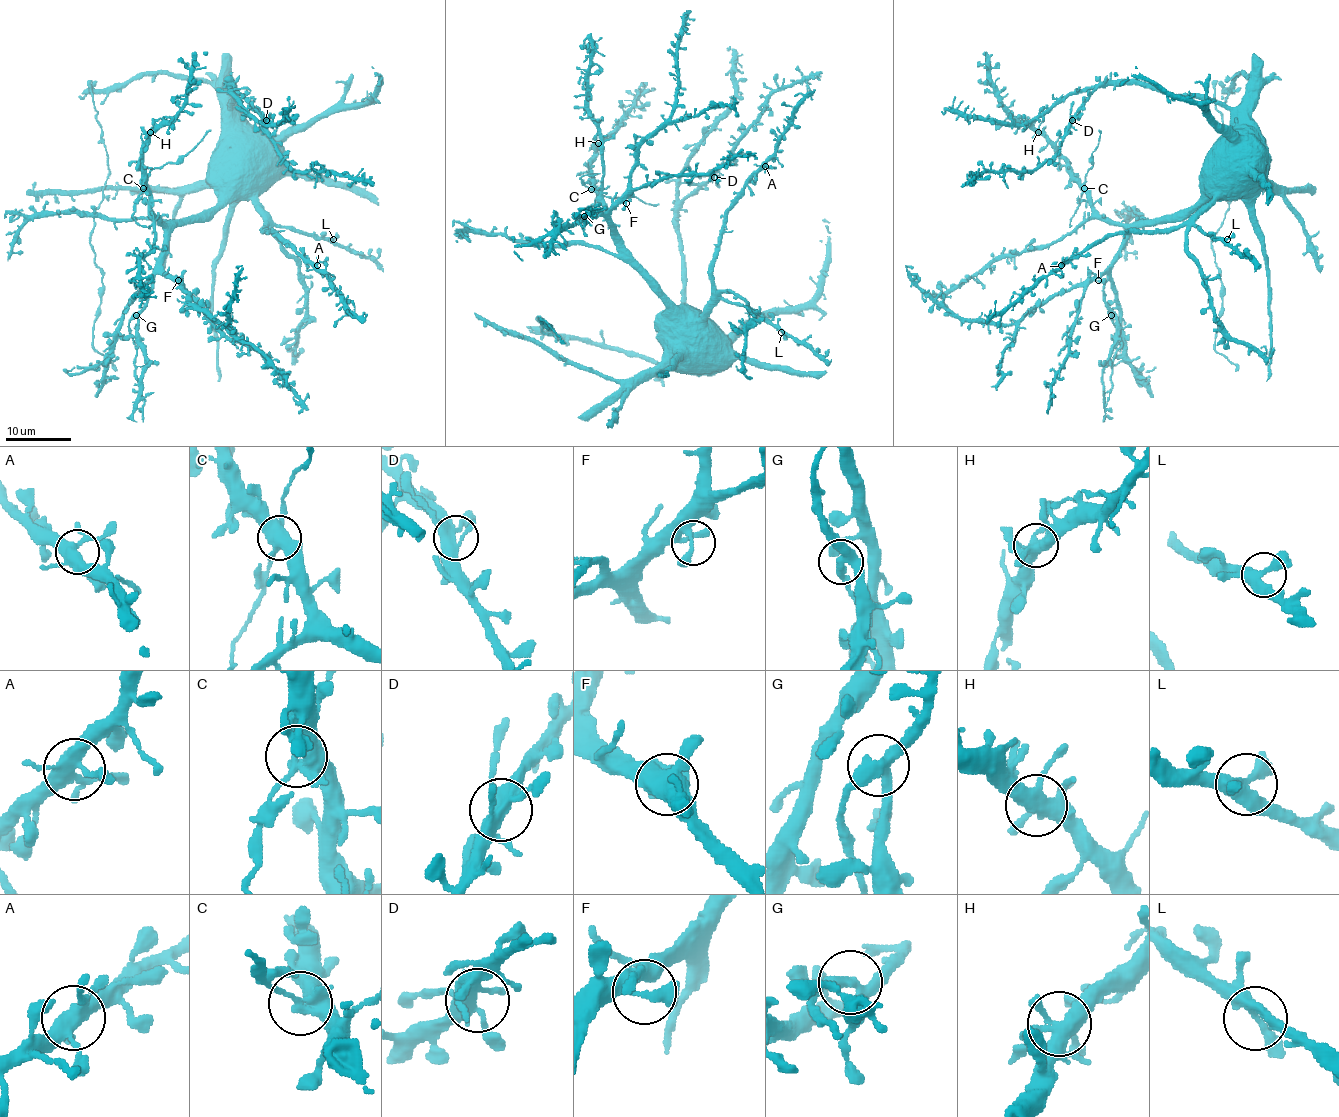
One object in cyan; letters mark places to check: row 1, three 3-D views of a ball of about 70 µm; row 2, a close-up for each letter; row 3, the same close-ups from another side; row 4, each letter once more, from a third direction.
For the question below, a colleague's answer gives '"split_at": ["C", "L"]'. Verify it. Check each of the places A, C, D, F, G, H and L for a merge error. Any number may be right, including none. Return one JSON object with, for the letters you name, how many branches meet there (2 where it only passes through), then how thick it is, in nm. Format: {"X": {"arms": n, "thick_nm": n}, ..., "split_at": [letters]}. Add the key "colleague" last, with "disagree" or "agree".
{"C": {"arms": 5, "thick_nm": 420}, "G": {"arms": 3, "thick_nm": 360}, "split_at": ["C", "G"], "colleague": "disagree"}

